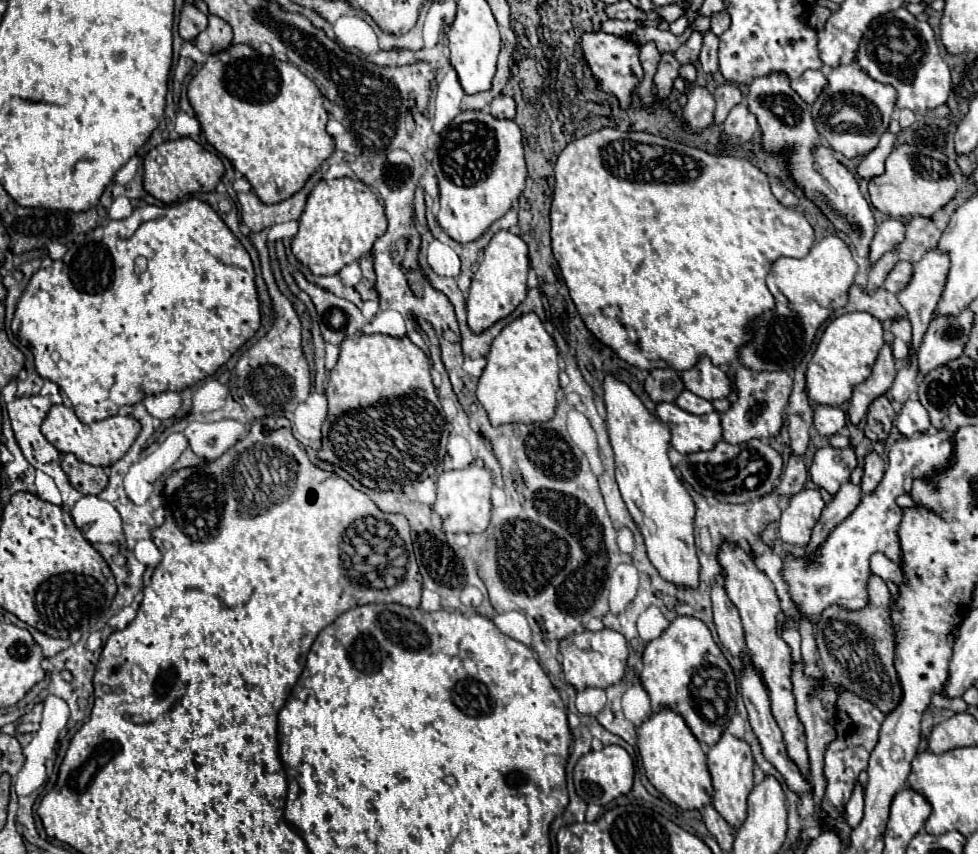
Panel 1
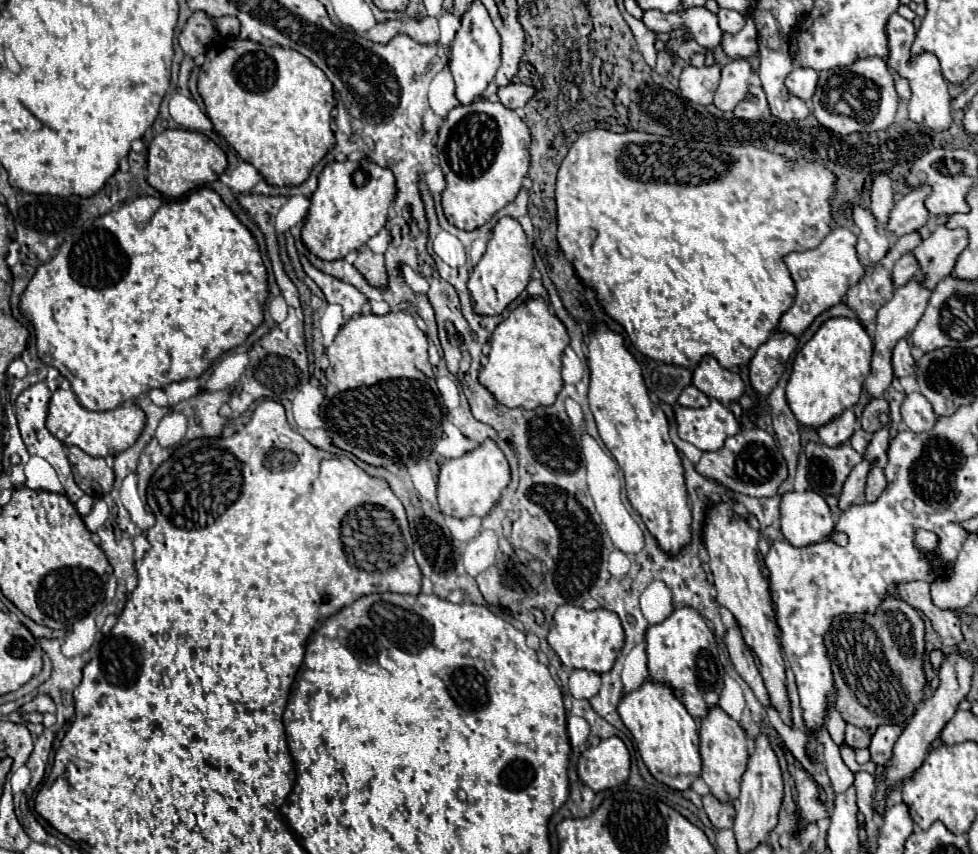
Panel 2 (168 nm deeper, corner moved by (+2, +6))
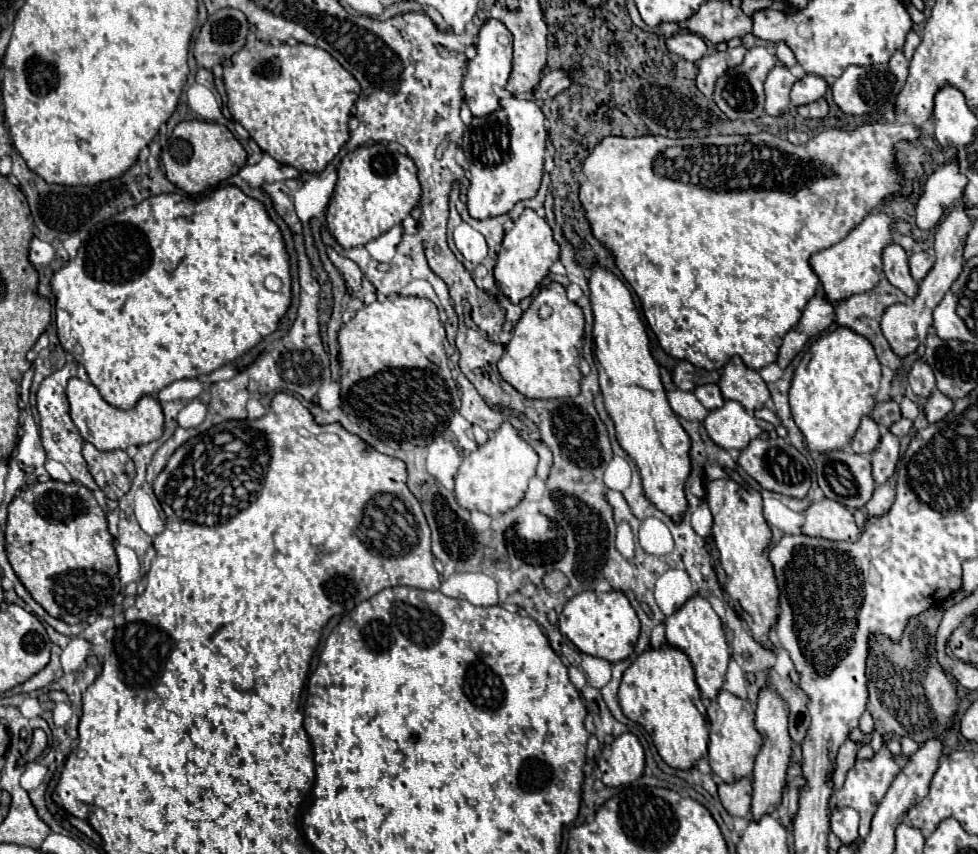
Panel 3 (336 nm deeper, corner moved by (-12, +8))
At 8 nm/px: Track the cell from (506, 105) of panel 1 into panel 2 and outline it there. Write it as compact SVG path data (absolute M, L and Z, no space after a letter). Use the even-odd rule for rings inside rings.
M512 82L512 84L508 84L508 86L504 86L504 88L498 90L500 102L502 102L506 108L512 108L512 110L524 108L534 94L536 94L536 88L534 88L534 86L520 84L520 82Z

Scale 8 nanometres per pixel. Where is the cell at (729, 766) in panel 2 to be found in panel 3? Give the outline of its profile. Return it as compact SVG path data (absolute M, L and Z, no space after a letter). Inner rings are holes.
M720 690L720 694L714 700L710 700L708 718L710 718L708 762L712 766L712 772L720 776L724 782L750 778L754 758L758 756L758 750L762 748L762 736L758 734L754 726L754 706L750 704L750 700L742 700L726 690Z

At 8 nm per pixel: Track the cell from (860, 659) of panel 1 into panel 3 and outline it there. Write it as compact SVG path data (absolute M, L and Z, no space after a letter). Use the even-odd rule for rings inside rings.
M932 606L930 610L910 618L900 642L890 642L890 638L874 638L870 654L866 658L866 678L868 678L868 712L874 720L874 730L884 734L908 736L914 742L922 744L928 738L944 736L950 728L950 720L958 708L956 704L956 686L950 682L936 658L936 632L942 620L942 608Z

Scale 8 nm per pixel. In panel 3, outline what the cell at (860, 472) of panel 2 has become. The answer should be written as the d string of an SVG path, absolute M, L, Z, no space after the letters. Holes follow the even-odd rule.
M882 428L880 444L874 448L874 454L870 454L872 456L872 476L874 476L876 486L892 478L898 458L900 458L898 450L900 450L900 440L894 434L890 434L888 428Z

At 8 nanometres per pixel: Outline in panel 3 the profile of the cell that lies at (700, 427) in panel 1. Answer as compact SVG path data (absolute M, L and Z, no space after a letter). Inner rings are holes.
M726 400L722 408L710 410L702 422L708 436L726 450L744 450L748 442L774 426L748 414L738 402Z

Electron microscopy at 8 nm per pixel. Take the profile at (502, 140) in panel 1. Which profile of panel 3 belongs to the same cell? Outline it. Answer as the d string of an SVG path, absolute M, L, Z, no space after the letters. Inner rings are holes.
M514 96L500 100L500 110L494 114L472 118L472 124L462 138L466 170L470 172L468 212L472 218L486 220L508 214L516 202L532 198L538 192L548 140L544 122L546 118L538 104Z

